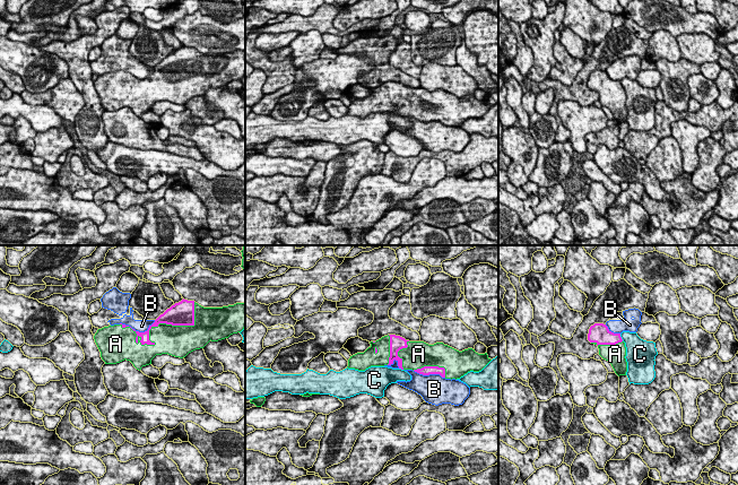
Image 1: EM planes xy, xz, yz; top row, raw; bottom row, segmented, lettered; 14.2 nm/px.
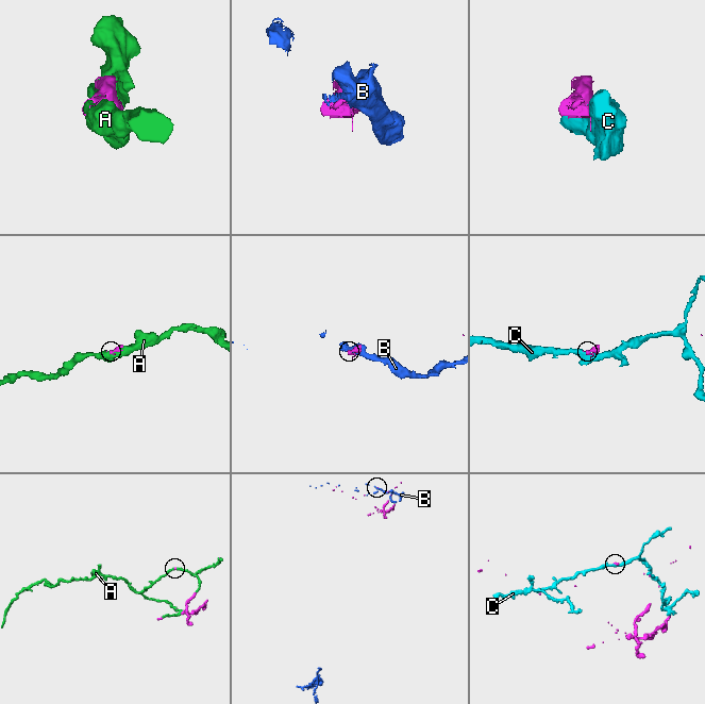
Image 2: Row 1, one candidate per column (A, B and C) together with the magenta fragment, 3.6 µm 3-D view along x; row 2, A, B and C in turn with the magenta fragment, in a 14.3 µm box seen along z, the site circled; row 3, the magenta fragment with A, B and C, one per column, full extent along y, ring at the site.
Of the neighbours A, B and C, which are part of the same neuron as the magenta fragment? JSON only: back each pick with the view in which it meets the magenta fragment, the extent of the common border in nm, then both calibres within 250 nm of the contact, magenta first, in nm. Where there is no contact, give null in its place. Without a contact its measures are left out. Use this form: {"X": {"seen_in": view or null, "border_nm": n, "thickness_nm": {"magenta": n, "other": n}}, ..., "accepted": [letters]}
{"A": {"seen_in": "xy", "border_nm": 1100, "thickness_nm": {"magenta": 260, "other": 400}}, "accepted": ["A"]}

